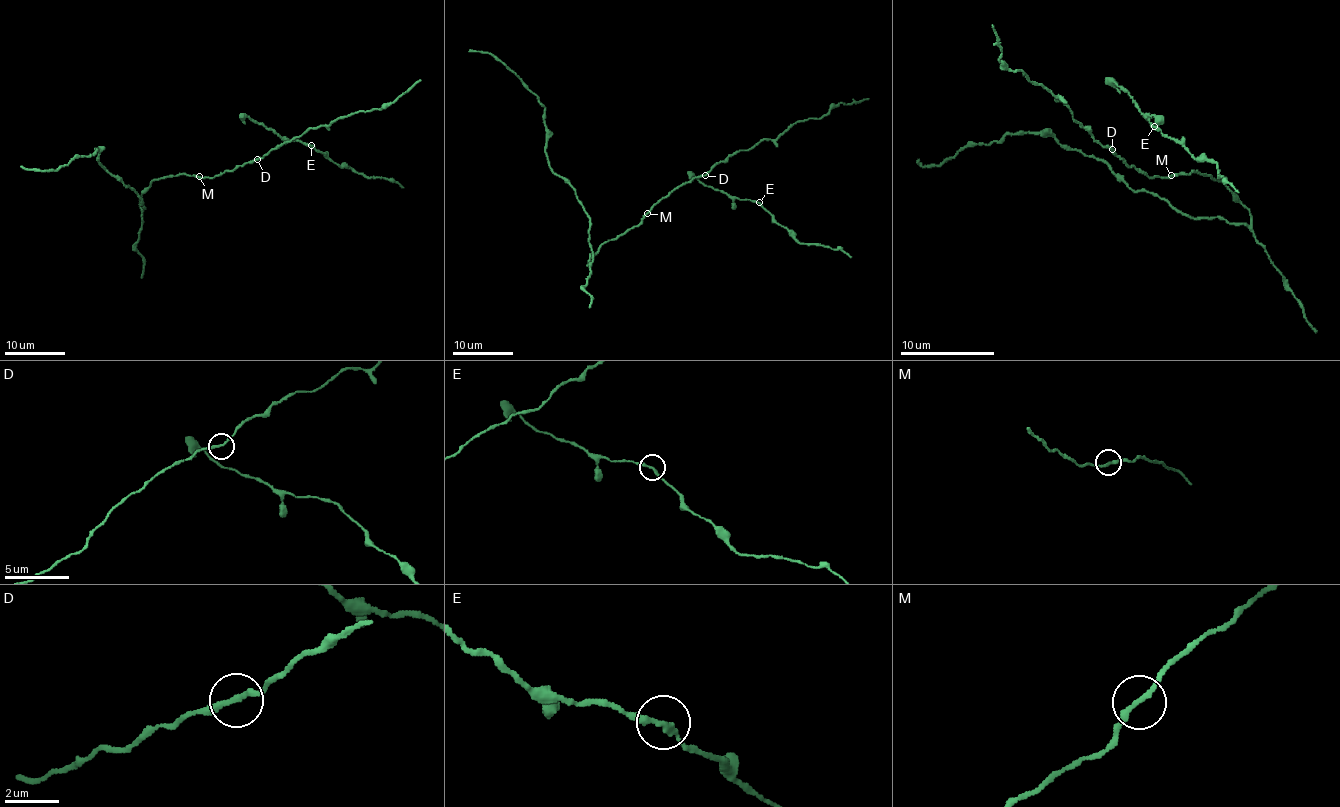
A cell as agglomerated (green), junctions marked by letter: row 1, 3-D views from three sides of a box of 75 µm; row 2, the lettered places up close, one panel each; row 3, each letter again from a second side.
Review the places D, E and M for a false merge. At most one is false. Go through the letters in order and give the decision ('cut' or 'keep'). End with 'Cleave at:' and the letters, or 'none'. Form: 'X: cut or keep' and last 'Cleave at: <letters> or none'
D: keep
E: keep
M: keep
Cleave at: none

